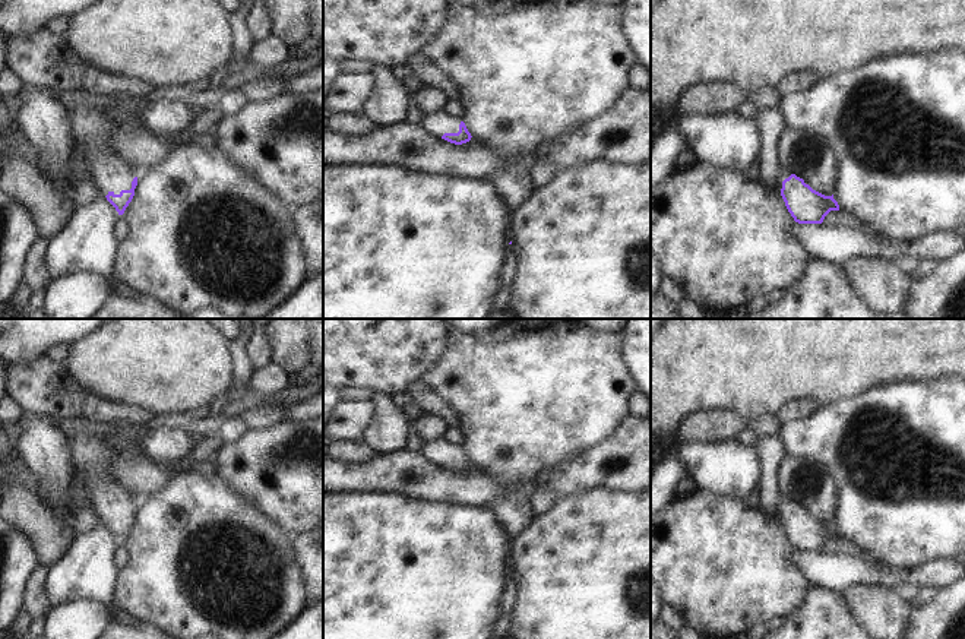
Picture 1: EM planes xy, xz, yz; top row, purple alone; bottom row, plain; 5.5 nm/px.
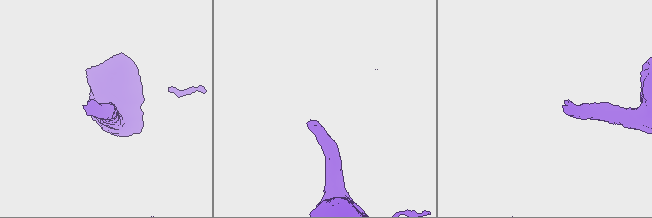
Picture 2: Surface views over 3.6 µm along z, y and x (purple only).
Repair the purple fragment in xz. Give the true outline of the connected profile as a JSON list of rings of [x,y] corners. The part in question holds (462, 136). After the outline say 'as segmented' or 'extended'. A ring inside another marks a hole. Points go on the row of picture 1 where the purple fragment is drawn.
[[[443,110],[421,114],[421,127],[455,145],[466,143],[472,137],[461,118],[449,116]]]; extended

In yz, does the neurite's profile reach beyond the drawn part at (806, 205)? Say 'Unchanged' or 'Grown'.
Grown

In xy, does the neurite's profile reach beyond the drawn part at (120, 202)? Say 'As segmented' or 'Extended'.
Extended

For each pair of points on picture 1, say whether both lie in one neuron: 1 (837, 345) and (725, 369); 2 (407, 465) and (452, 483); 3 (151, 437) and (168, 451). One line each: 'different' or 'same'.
1: same
2: same
3: same

